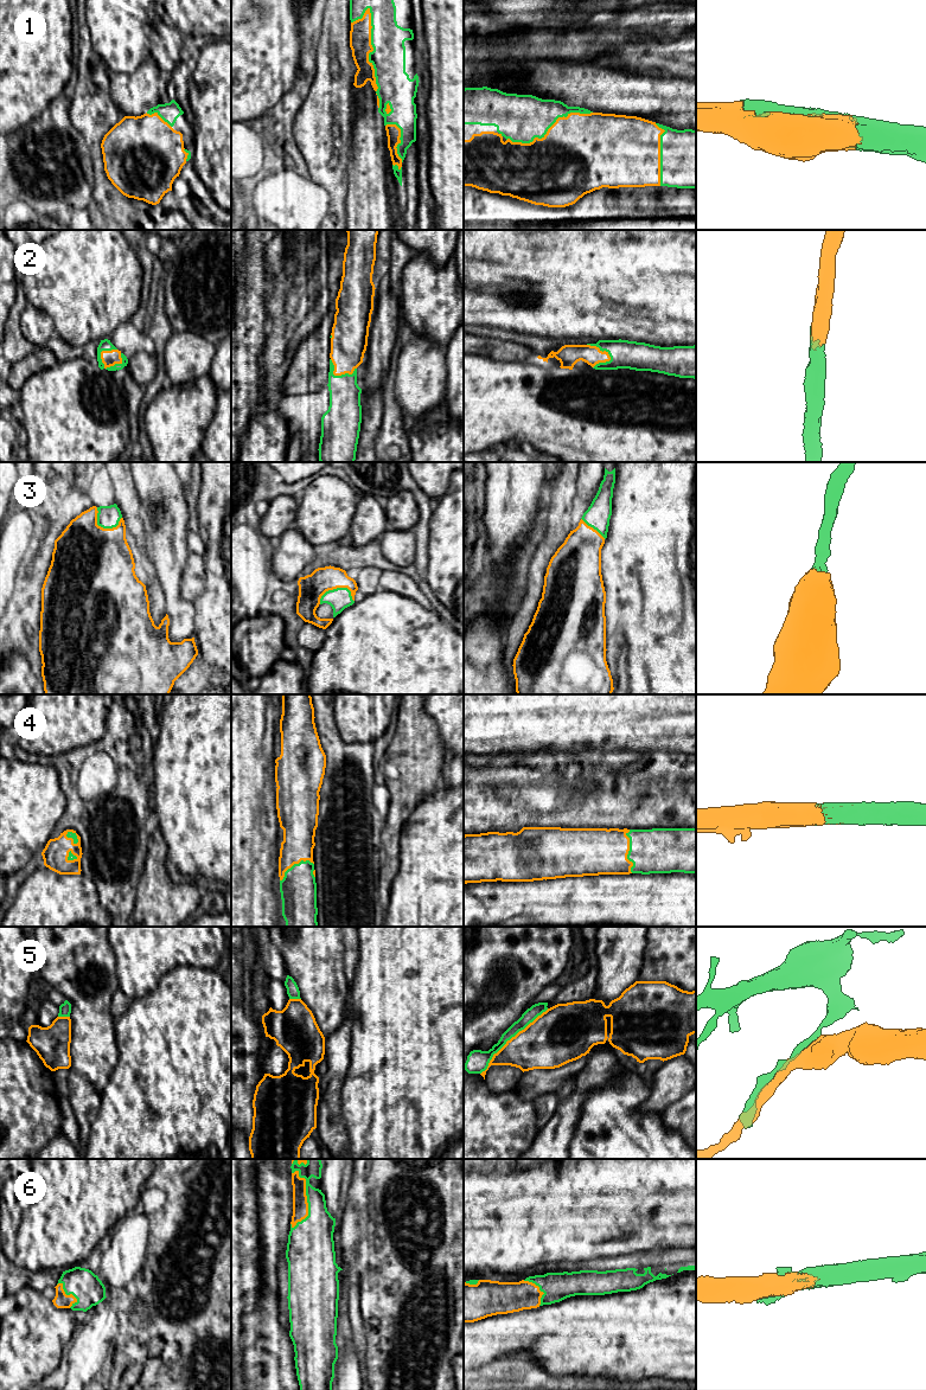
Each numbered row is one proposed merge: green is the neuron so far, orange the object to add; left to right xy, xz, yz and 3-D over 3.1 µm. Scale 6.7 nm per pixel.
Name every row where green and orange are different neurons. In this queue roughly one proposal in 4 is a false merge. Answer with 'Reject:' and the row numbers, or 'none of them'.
Reject: 5

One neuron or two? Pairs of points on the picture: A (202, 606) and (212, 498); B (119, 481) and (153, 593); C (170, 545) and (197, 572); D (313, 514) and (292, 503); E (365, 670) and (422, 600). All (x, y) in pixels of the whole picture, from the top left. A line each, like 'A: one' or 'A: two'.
A: one
B: one
C: two
D: two
E: two

